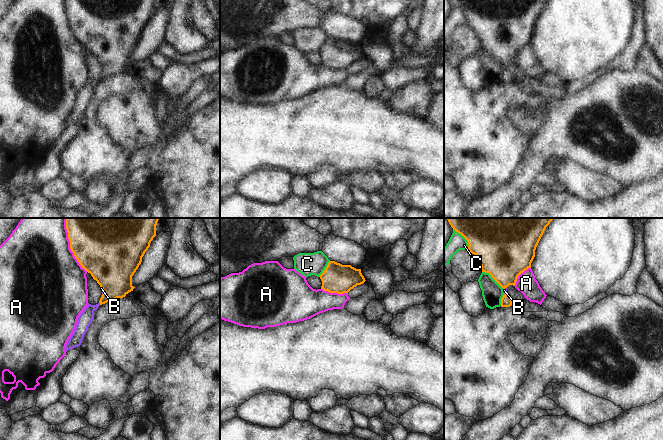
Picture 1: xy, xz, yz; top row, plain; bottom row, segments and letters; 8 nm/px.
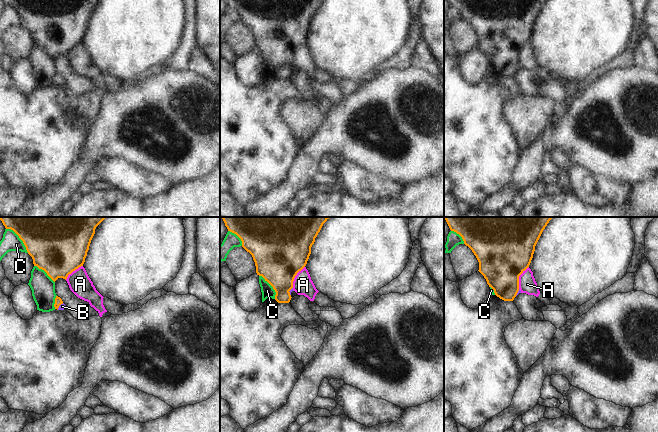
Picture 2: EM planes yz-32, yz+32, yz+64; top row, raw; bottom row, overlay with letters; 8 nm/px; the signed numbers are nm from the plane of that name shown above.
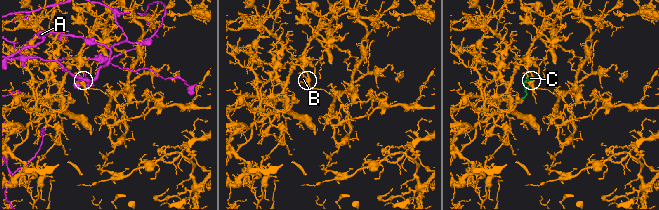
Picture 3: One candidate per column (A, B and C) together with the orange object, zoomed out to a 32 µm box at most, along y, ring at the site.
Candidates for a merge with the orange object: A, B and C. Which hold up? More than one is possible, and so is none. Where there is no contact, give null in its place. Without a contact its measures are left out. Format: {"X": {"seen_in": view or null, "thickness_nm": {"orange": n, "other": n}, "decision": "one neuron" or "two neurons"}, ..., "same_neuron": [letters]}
{"A": {"seen_in": "xy", "thickness_nm": {"orange": 500, "other": 500}, "decision": "two neurons"}, "B": {"seen_in": "xy", "thickness_nm": {"orange": 280, "other": 110}, "decision": "one neuron"}, "C": {"seen_in": "yz", "thickness_nm": {"orange": 500, "other": 140}, "decision": "two neurons"}, "same_neuron": ["B"]}

